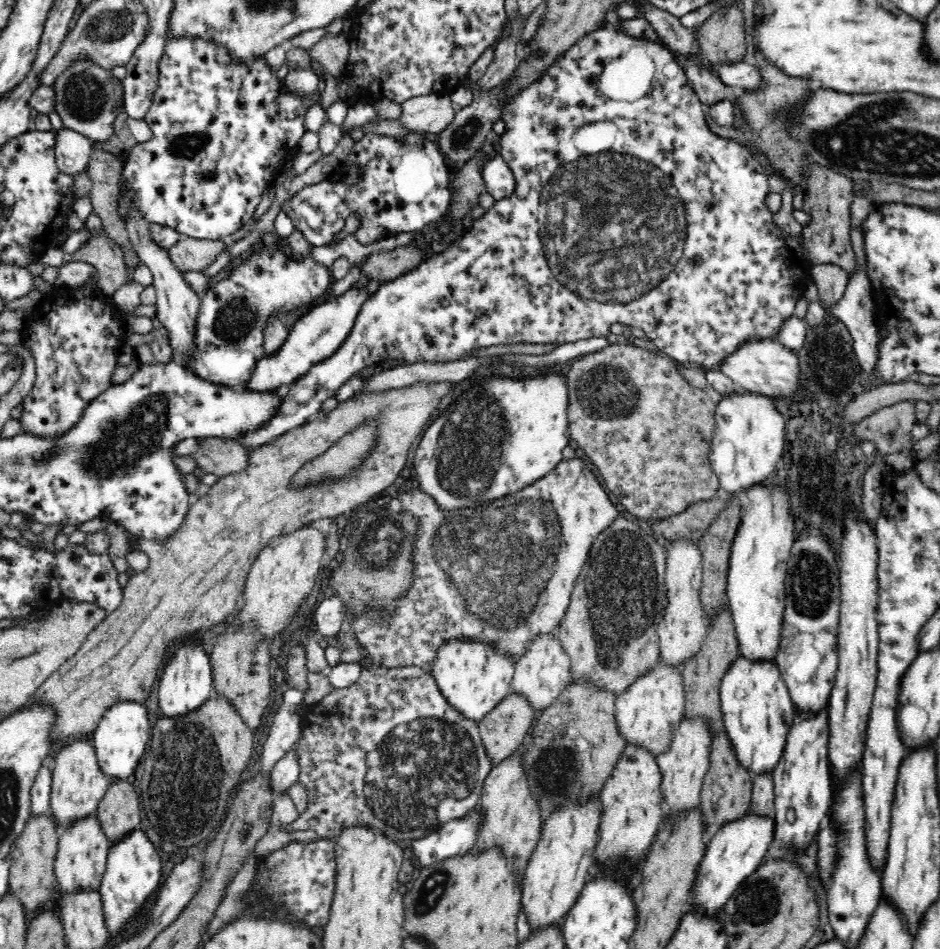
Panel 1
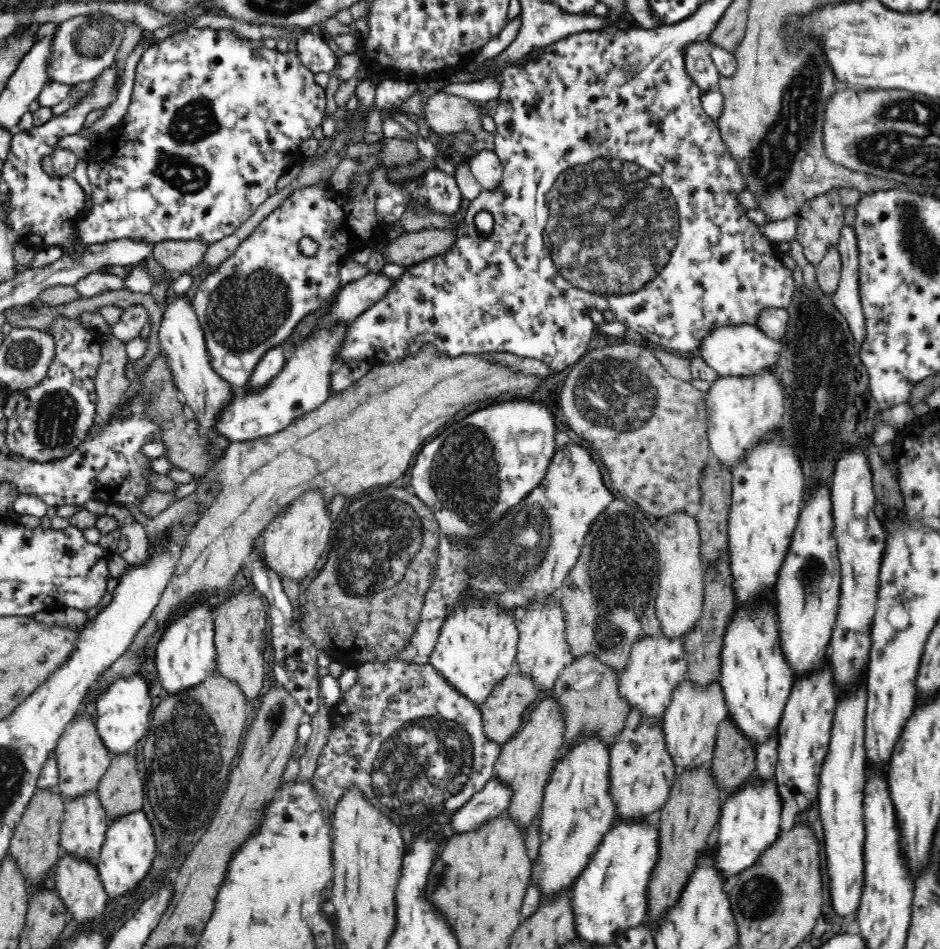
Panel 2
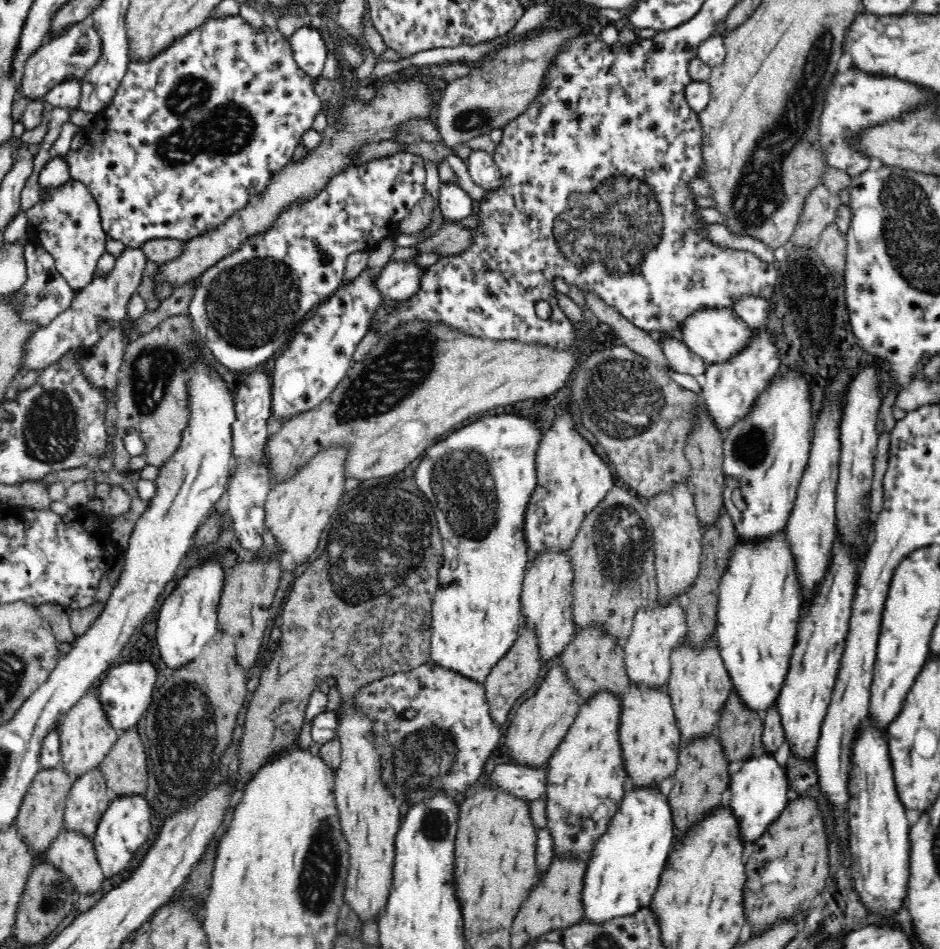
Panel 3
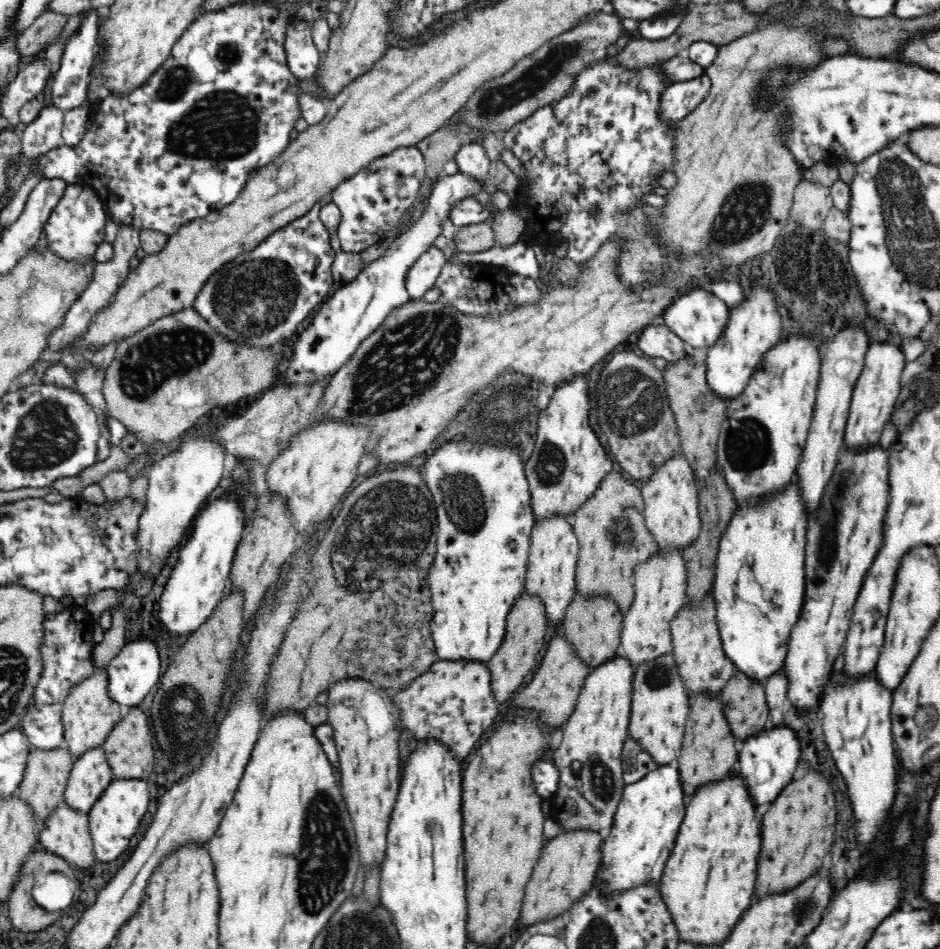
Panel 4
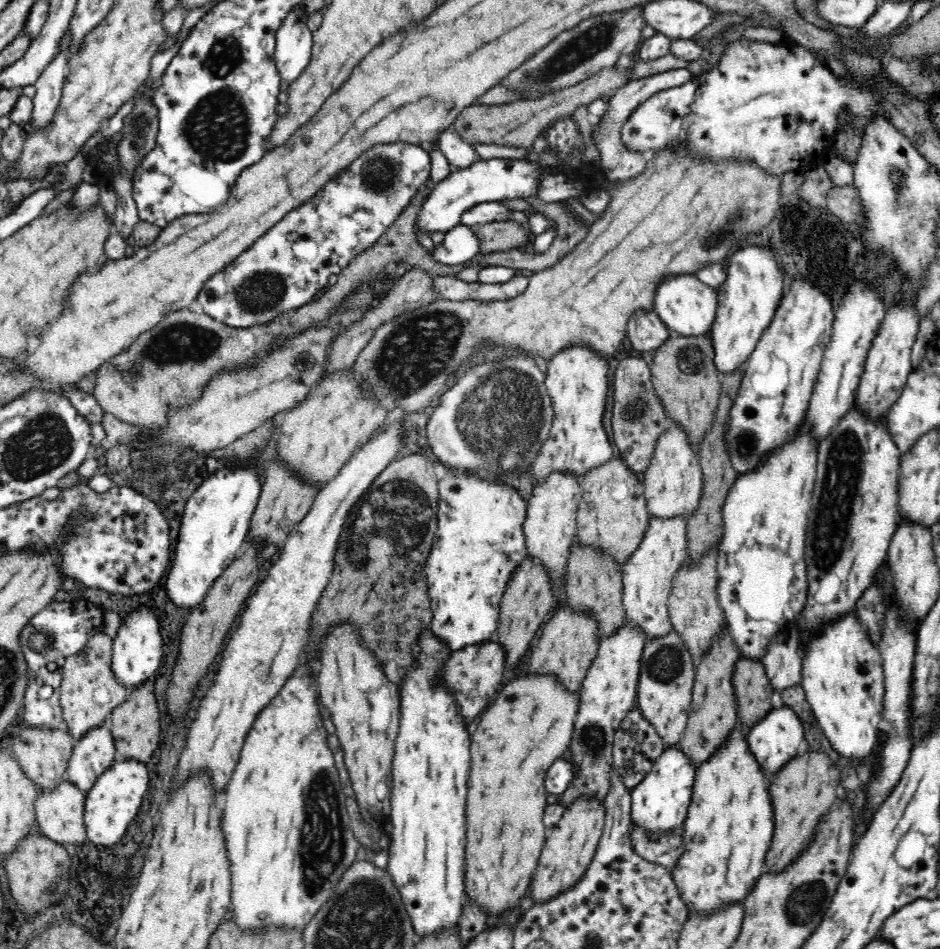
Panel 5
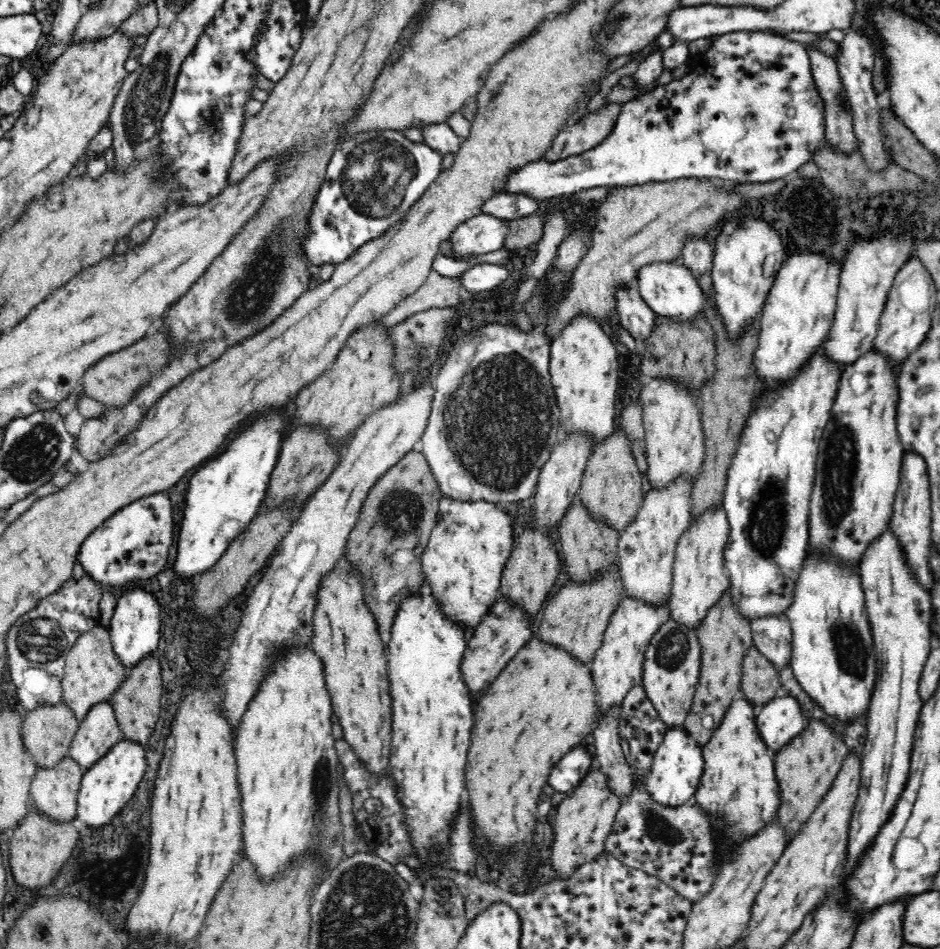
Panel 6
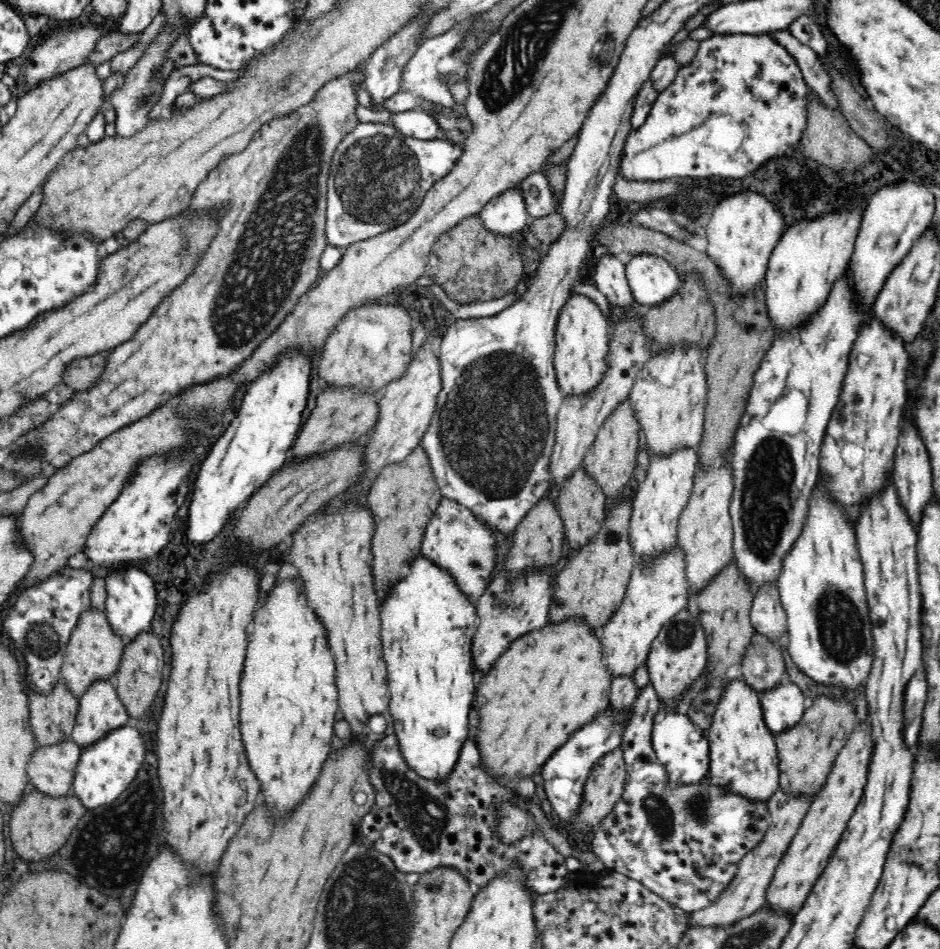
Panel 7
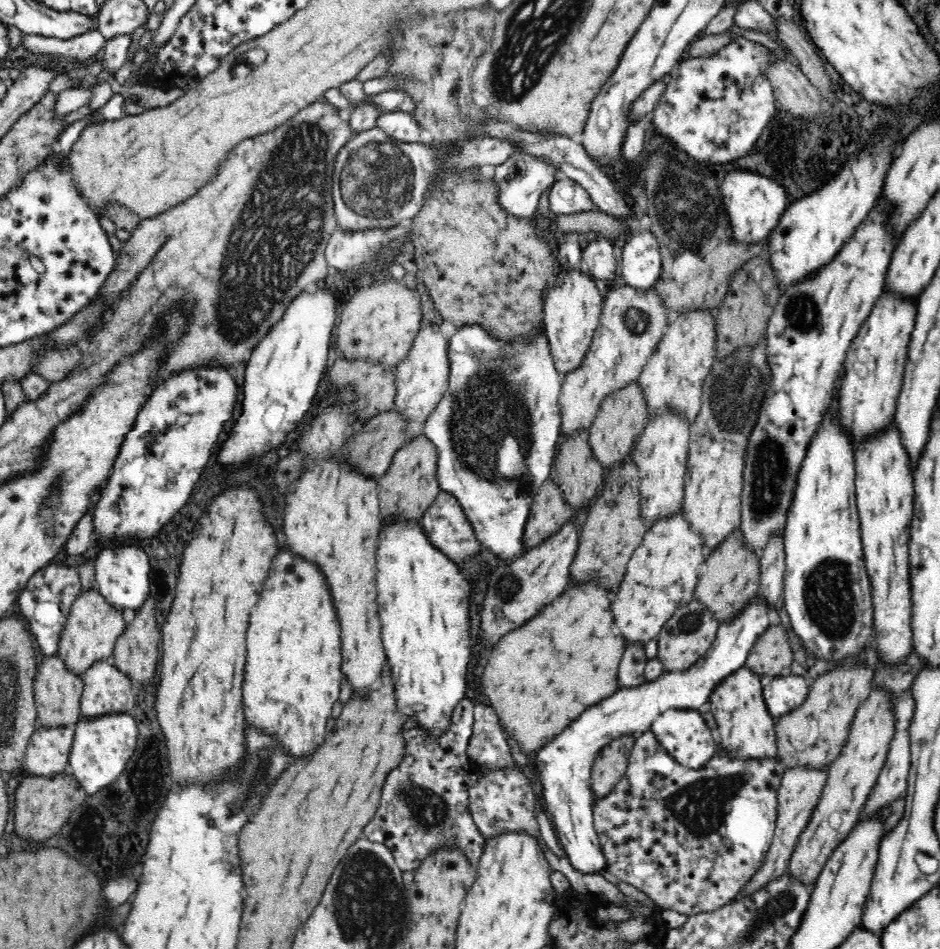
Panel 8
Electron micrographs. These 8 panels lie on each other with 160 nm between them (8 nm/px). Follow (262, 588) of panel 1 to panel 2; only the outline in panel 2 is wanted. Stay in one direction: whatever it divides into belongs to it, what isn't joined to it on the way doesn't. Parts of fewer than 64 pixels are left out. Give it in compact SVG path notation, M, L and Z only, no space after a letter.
M310 489L292 500L286 508L282 508L274 520L270 520L264 528L259 542L263 546L263 561L280 578L292 578L300 583L318 564L322 552L328 544L328 534L336 522L331 517L323 490Z

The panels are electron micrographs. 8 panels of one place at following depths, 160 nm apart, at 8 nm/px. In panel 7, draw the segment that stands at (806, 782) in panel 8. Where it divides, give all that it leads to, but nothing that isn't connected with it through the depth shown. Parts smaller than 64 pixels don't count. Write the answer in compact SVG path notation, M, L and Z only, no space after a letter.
M780 786L774 790L774 794L767 800L770 813L770 828L768 828L764 840L756 846L756 850L753 853L746 854L746 858L742 858L742 862L738 864L736 878L722 892L721 898L710 903L702 910L689 913L688 926L690 928L694 928L694 926L728 926L728 924L734 924L740 918L750 916L764 902L767 902L766 894L768 894L768 888L770 888L770 884L774 880L776 867L788 851L812 801L812 796L809 794L788 794Z

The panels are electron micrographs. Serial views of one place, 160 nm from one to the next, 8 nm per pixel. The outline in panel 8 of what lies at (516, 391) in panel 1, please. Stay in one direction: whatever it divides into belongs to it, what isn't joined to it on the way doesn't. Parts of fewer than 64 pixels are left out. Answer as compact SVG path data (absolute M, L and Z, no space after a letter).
M440 490L429 508L426 508L424 514L422 514L420 521L430 542L455 563L460 564L468 556L481 556L481 553L483 553L483 548L476 539L474 529L472 529L470 521L462 510L461 504L449 492Z

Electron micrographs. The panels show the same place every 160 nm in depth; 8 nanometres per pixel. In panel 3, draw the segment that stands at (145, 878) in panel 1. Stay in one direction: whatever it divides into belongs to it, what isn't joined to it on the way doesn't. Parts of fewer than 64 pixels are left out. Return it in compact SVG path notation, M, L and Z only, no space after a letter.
M144 794L115 795L108 808L102 814L94 837L91 838L95 847L96 857L105 876L112 876L118 872L127 872L132 866L136 852L146 844L150 838L150 806Z

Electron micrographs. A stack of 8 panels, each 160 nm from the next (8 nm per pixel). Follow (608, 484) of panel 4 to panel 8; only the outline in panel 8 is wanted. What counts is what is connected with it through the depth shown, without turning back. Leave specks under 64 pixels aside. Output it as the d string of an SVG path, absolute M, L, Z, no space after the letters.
M638 380L626 384L624 388L618 388L610 394L606 394L599 405L598 413L589 428L589 443L598 462L605 467L606 471L612 466L622 463L630 458L635 440L640 436L642 428L650 417L648 401L643 393L643 388Z

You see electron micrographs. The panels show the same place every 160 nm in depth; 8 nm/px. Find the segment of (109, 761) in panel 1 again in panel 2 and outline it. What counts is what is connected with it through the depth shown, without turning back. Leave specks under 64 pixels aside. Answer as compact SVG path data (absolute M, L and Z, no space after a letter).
M140 673L116 678L102 694L98 694L92 711L98 734L112 756L135 750L148 730L148 720L152 712L148 681Z

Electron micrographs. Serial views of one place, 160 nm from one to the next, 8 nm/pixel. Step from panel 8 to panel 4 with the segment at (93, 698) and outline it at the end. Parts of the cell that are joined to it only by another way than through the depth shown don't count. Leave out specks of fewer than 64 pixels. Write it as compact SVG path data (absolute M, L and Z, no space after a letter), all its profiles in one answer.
M103 747L88 748L73 762L64 792L65 801L74 810L88 813L113 778Z

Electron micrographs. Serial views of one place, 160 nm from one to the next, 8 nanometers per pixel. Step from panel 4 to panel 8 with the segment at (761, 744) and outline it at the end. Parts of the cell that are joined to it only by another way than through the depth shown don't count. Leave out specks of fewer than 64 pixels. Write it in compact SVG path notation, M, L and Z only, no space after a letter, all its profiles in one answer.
M785 672L771 680L764 678L762 686L768 712L775 720L802 706L810 688L805 678L791 672Z

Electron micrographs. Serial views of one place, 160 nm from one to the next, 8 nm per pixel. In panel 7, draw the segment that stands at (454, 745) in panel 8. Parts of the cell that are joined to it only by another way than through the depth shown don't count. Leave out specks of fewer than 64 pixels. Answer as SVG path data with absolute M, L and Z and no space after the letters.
M471 707L468 710L468 736L466 736L466 740L460 748L458 760L456 760L456 764L454 764L454 768L446 780L433 780L433 778L429 780L429 778L416 774L407 765L394 732L384 736L382 740L369 743L369 748L371 748L369 777L375 788L375 804L372 805L370 812L367 812L367 815L362 818L360 828L357 830L358 841L361 841L363 846L372 847L388 856L396 868L405 873L424 873L438 866L451 866L459 870L474 889L484 889L484 886L487 886L488 882L491 882L500 870L520 863L525 872L526 885L536 895L558 892L558 890L566 888L566 878L568 878L569 871L565 866L564 856L558 854L548 844L541 830L538 830L538 834L534 834L534 836L522 838L520 842L508 846L501 844L495 836L497 820L493 818L488 806L492 802L500 804L502 800L508 800L508 798L519 806L526 806L526 802L522 798L518 798L511 788L504 788L504 786L496 784L482 770L480 752L474 736L476 731L472 731L474 728L477 730L479 722L479 712L476 708Z

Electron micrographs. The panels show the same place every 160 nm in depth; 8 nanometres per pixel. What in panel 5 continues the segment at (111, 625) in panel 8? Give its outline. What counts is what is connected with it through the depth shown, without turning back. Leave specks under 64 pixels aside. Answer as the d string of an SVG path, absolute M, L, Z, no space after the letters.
M103 632L96 633L86 640L80 652L66 657L62 672L60 704L64 724L74 740L80 740L90 728L102 726L109 719L112 710L128 697L129 689L116 677L111 667L113 639Z

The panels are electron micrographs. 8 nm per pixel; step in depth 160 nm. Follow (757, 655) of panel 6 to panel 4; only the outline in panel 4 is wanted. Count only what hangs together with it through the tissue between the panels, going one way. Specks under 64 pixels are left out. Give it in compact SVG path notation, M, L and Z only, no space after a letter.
M736 668L721 691L723 711L735 738L745 740L763 730L770 709L765 685Z

